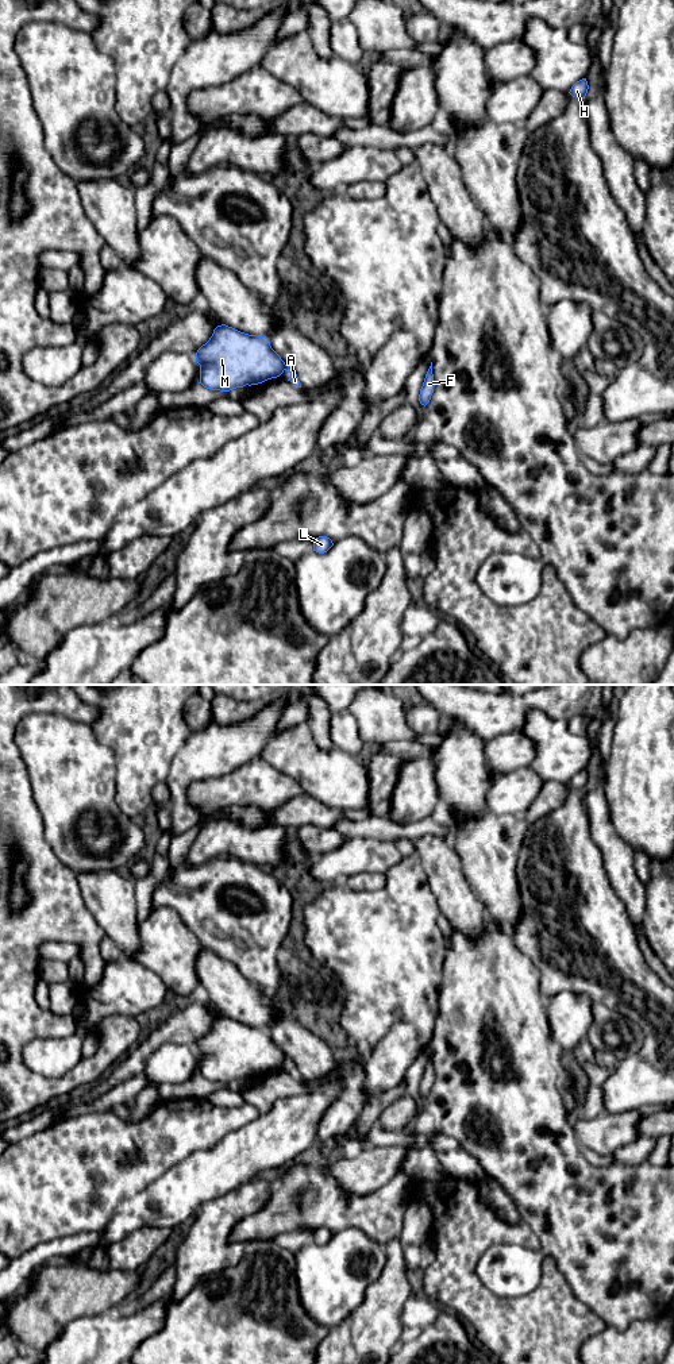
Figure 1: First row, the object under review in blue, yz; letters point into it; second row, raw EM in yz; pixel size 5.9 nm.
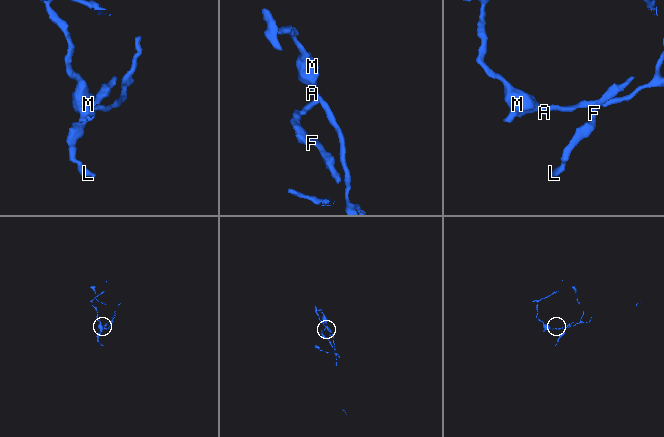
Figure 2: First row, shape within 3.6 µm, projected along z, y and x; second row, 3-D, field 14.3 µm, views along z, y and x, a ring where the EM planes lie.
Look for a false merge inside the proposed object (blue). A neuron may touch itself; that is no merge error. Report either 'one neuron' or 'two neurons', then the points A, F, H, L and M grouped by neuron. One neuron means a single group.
two neurons | A / F H L M

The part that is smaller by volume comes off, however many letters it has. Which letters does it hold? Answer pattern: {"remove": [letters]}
{"remove": ["A"]}

